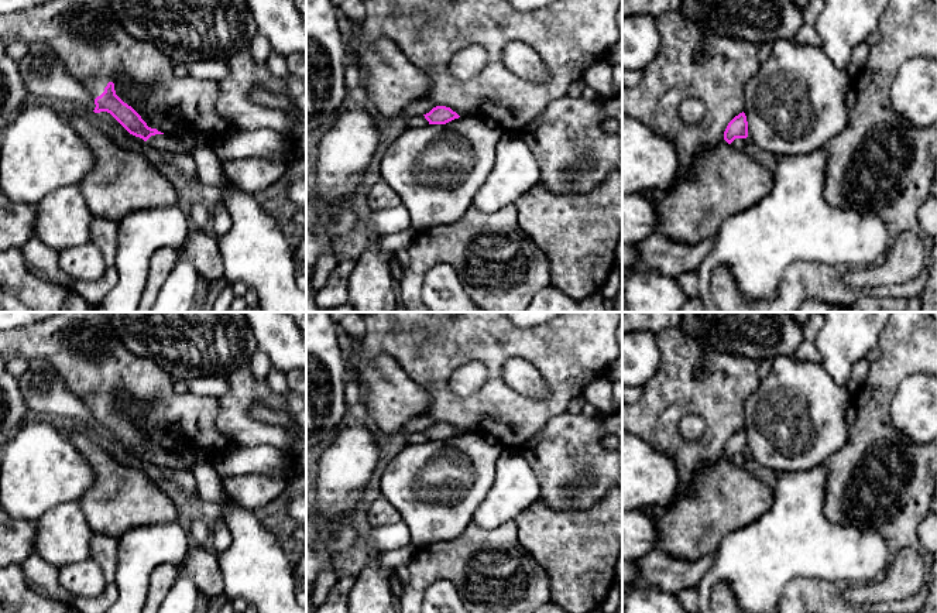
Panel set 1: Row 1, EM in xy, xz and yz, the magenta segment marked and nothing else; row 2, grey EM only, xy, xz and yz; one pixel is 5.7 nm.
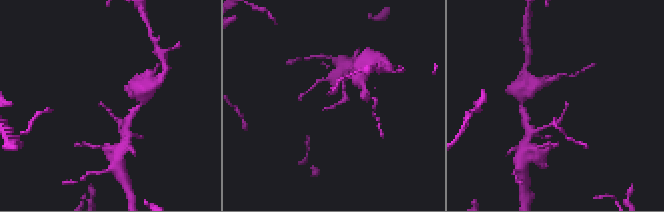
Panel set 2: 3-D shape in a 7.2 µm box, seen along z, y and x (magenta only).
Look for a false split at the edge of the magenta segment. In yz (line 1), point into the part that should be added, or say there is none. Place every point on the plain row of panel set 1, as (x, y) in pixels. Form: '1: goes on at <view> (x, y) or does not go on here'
1: does not go on here

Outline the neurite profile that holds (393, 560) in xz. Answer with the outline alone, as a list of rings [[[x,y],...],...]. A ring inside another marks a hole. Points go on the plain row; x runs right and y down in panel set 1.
[[[409,544],[404,548],[380,554],[380,559],[382,565],[395,569],[399,565],[409,565],[415,554],[416,554],[416,548],[412,544]]]

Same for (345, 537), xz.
[[[343,524],[336,528],[329,545],[334,552],[344,552],[360,542],[360,537],[361,528],[354,528],[351,525]]]

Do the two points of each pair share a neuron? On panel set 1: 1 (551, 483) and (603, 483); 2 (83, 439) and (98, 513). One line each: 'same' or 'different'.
1: same
2: same

